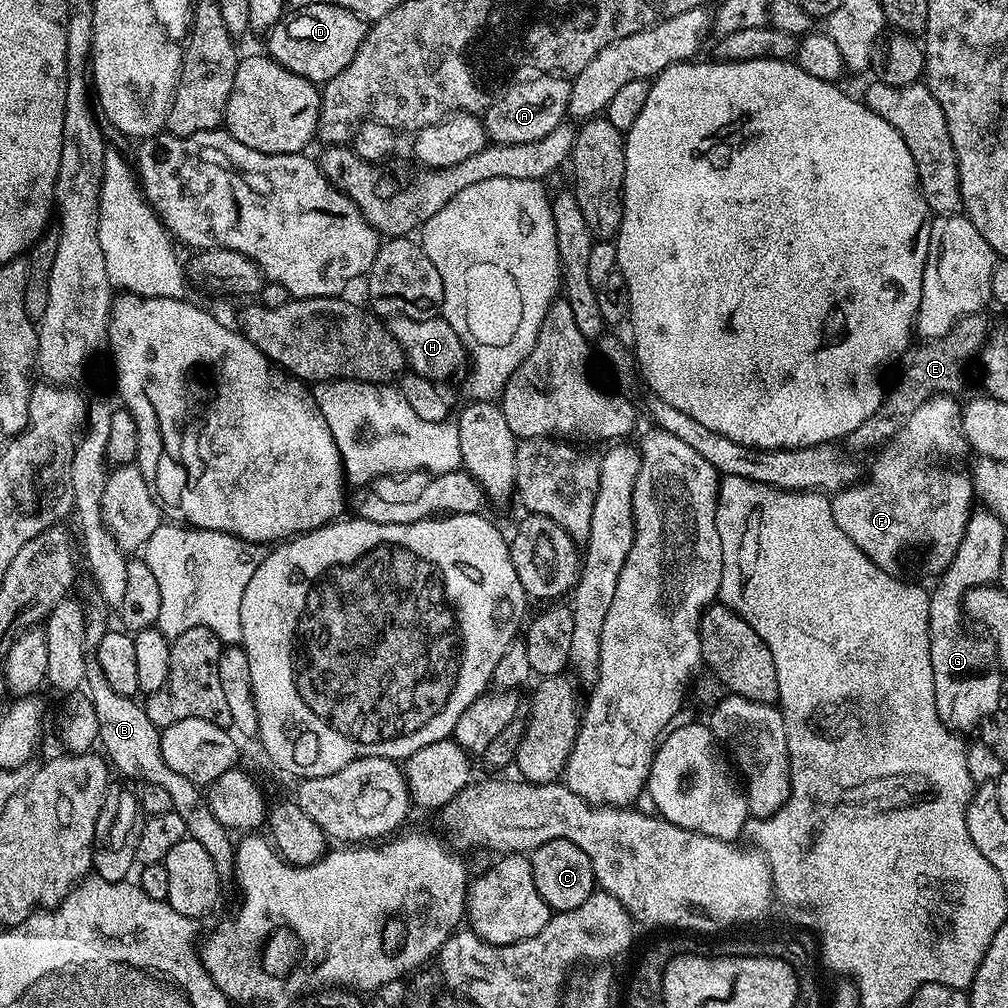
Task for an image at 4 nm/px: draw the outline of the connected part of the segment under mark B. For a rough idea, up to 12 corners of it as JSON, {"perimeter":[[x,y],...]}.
{"perimeter":[[86,662],[99,747],[132,782],[162,786],[191,839],[233,875],[229,829],[197,784],[162,758],[161,729]]}

